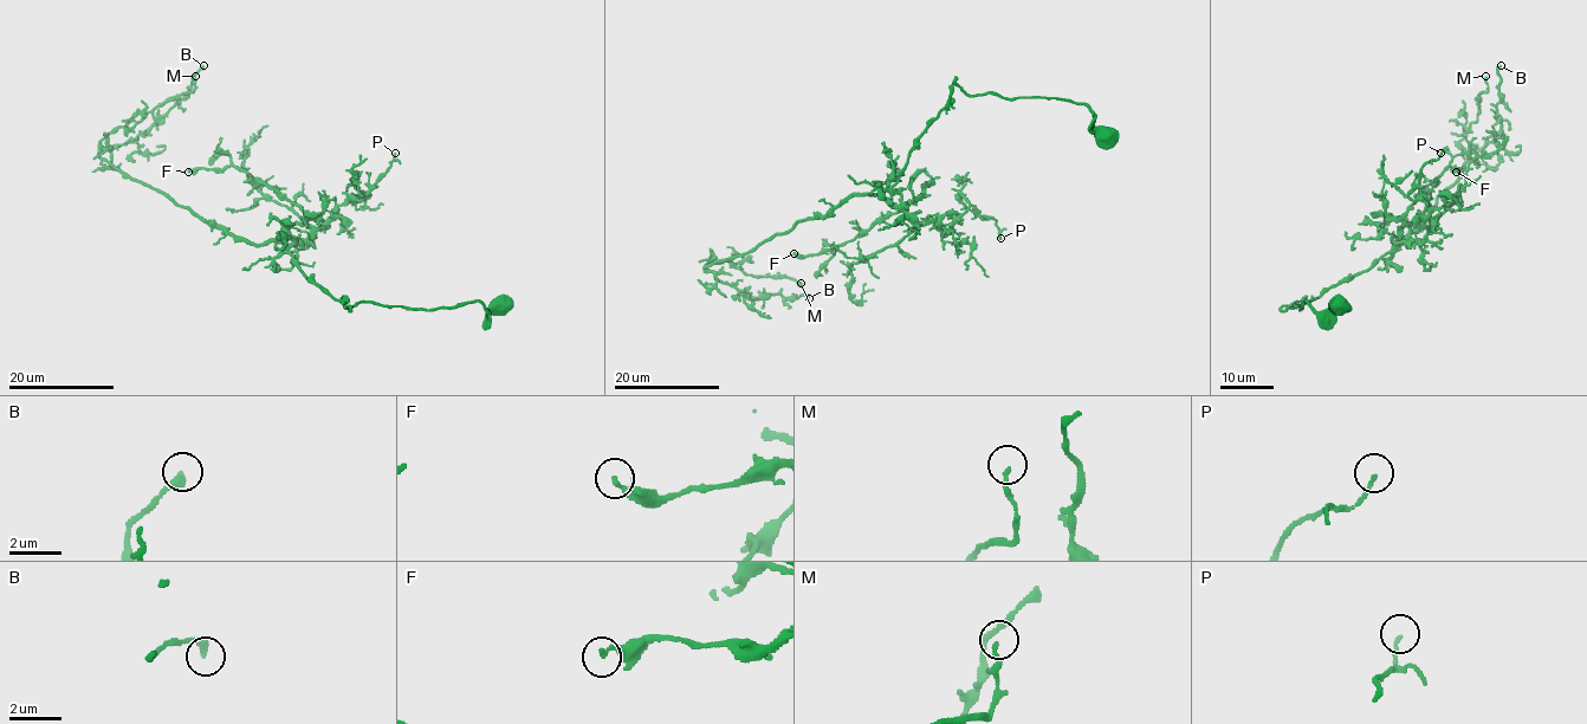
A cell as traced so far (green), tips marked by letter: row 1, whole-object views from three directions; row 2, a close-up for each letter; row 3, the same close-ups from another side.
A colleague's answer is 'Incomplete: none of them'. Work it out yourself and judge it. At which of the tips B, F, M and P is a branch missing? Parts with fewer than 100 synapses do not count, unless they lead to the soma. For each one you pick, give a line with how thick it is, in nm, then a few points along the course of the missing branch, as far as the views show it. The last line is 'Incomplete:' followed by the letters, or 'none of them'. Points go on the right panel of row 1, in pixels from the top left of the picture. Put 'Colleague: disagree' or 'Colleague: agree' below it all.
Incomplete: none of them
Colleague: agree

